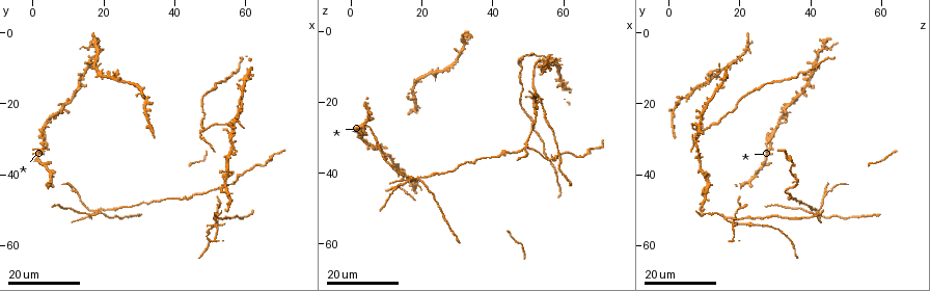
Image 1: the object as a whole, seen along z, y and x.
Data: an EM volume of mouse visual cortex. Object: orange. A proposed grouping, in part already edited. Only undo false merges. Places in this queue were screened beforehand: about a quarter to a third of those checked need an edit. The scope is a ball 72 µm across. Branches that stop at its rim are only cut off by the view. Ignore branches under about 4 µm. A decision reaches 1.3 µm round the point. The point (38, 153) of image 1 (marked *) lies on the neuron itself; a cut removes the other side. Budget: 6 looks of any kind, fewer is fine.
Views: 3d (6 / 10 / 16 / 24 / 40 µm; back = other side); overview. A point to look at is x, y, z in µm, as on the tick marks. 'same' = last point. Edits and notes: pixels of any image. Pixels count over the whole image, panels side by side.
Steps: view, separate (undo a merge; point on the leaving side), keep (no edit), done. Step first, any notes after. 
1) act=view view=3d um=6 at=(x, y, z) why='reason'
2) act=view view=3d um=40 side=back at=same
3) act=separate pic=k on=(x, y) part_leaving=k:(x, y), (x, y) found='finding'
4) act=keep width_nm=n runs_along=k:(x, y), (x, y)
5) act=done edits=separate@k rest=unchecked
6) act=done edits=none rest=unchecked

act=view view=3d um=24 at=(45.0, 36.5, 57.5) why='sudden change in width'

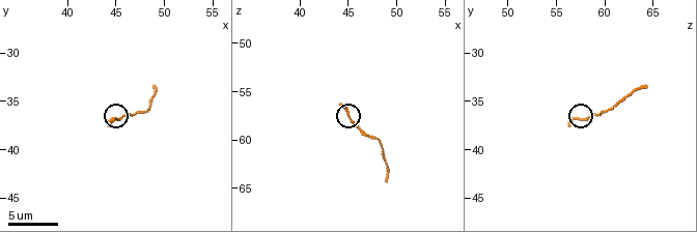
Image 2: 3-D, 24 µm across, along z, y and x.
act=view view=3d um=6 at=(45.0, 37.0, 57.4)

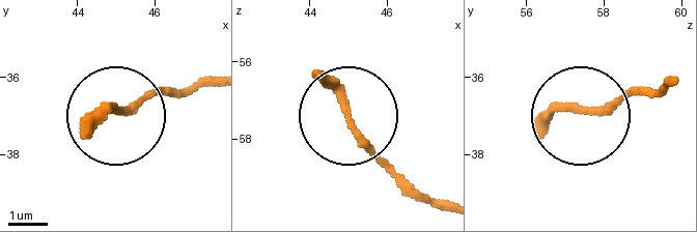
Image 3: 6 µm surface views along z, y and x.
act=keep found='one neuron here'

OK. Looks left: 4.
act=view view=3d um=16 at=(56.0, 26.0, 8.0)

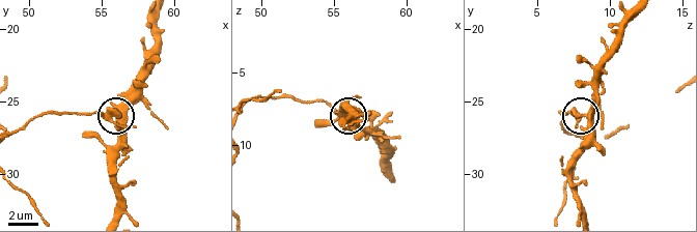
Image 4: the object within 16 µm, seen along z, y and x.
act=view view=3d um=10 at=(56.0, 25.8, 8.2)

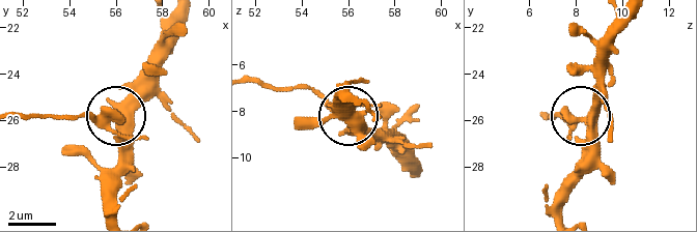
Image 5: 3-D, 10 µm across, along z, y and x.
act=separate pic=5 on=(566, 139) side_arm_um=26 part_leaving=5:(104, 117), (22, 117) found='a second neuron is stuck on'

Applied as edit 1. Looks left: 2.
act=done edits=separate@5 rest=unchecked

